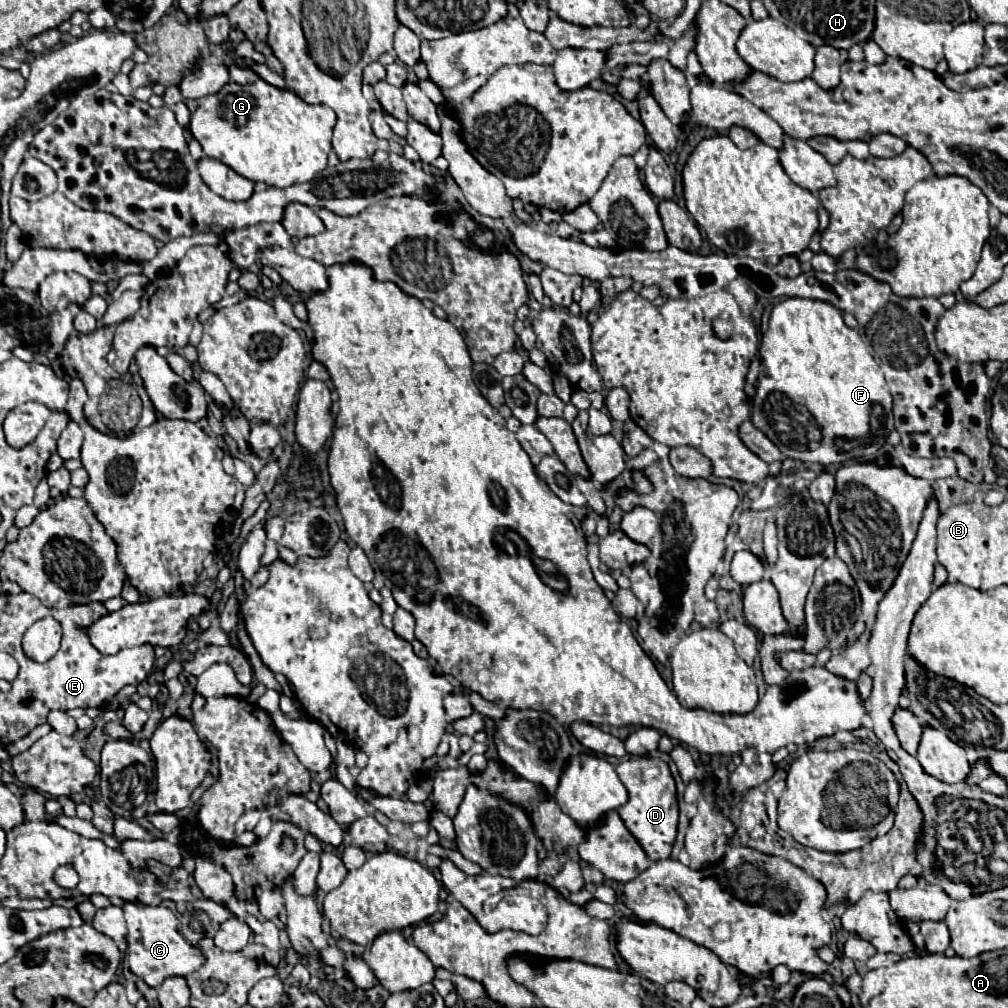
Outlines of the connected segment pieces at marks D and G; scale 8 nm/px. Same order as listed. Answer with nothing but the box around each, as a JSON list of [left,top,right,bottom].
[[616,757,678,859],[190,79,336,189]]

